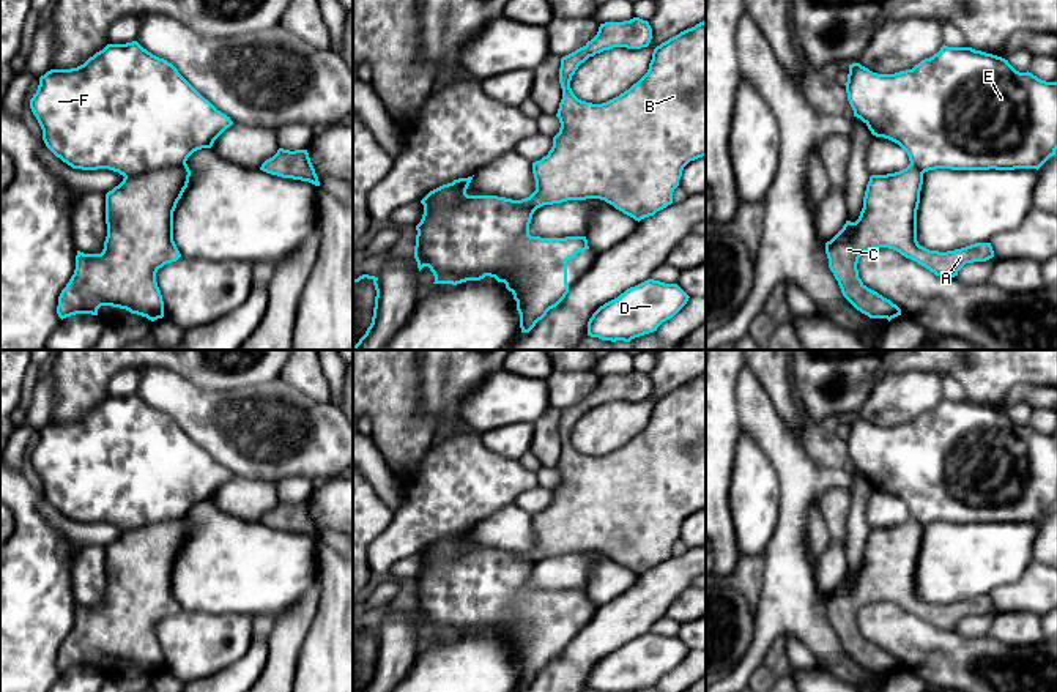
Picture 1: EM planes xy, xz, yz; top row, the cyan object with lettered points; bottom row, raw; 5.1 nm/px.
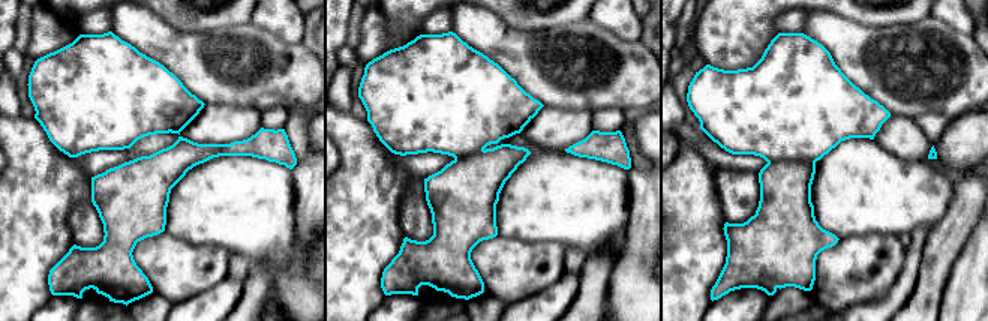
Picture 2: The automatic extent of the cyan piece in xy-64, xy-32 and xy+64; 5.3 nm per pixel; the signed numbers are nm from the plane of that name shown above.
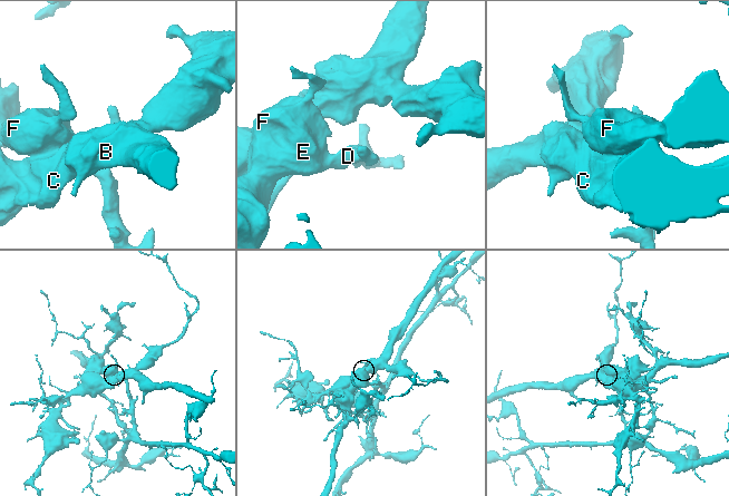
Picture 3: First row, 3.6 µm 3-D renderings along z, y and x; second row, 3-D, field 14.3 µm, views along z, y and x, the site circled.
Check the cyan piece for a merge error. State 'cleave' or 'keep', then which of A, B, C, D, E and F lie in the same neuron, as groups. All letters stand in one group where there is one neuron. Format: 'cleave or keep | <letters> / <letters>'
cleave | A B C / D E F

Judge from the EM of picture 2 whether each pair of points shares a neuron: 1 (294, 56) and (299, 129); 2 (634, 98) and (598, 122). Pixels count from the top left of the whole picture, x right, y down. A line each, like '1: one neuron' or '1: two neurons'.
1: two neurons
2: two neurons

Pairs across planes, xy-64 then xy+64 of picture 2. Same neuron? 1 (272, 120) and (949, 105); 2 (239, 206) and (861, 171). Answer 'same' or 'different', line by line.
1: different
2: same

